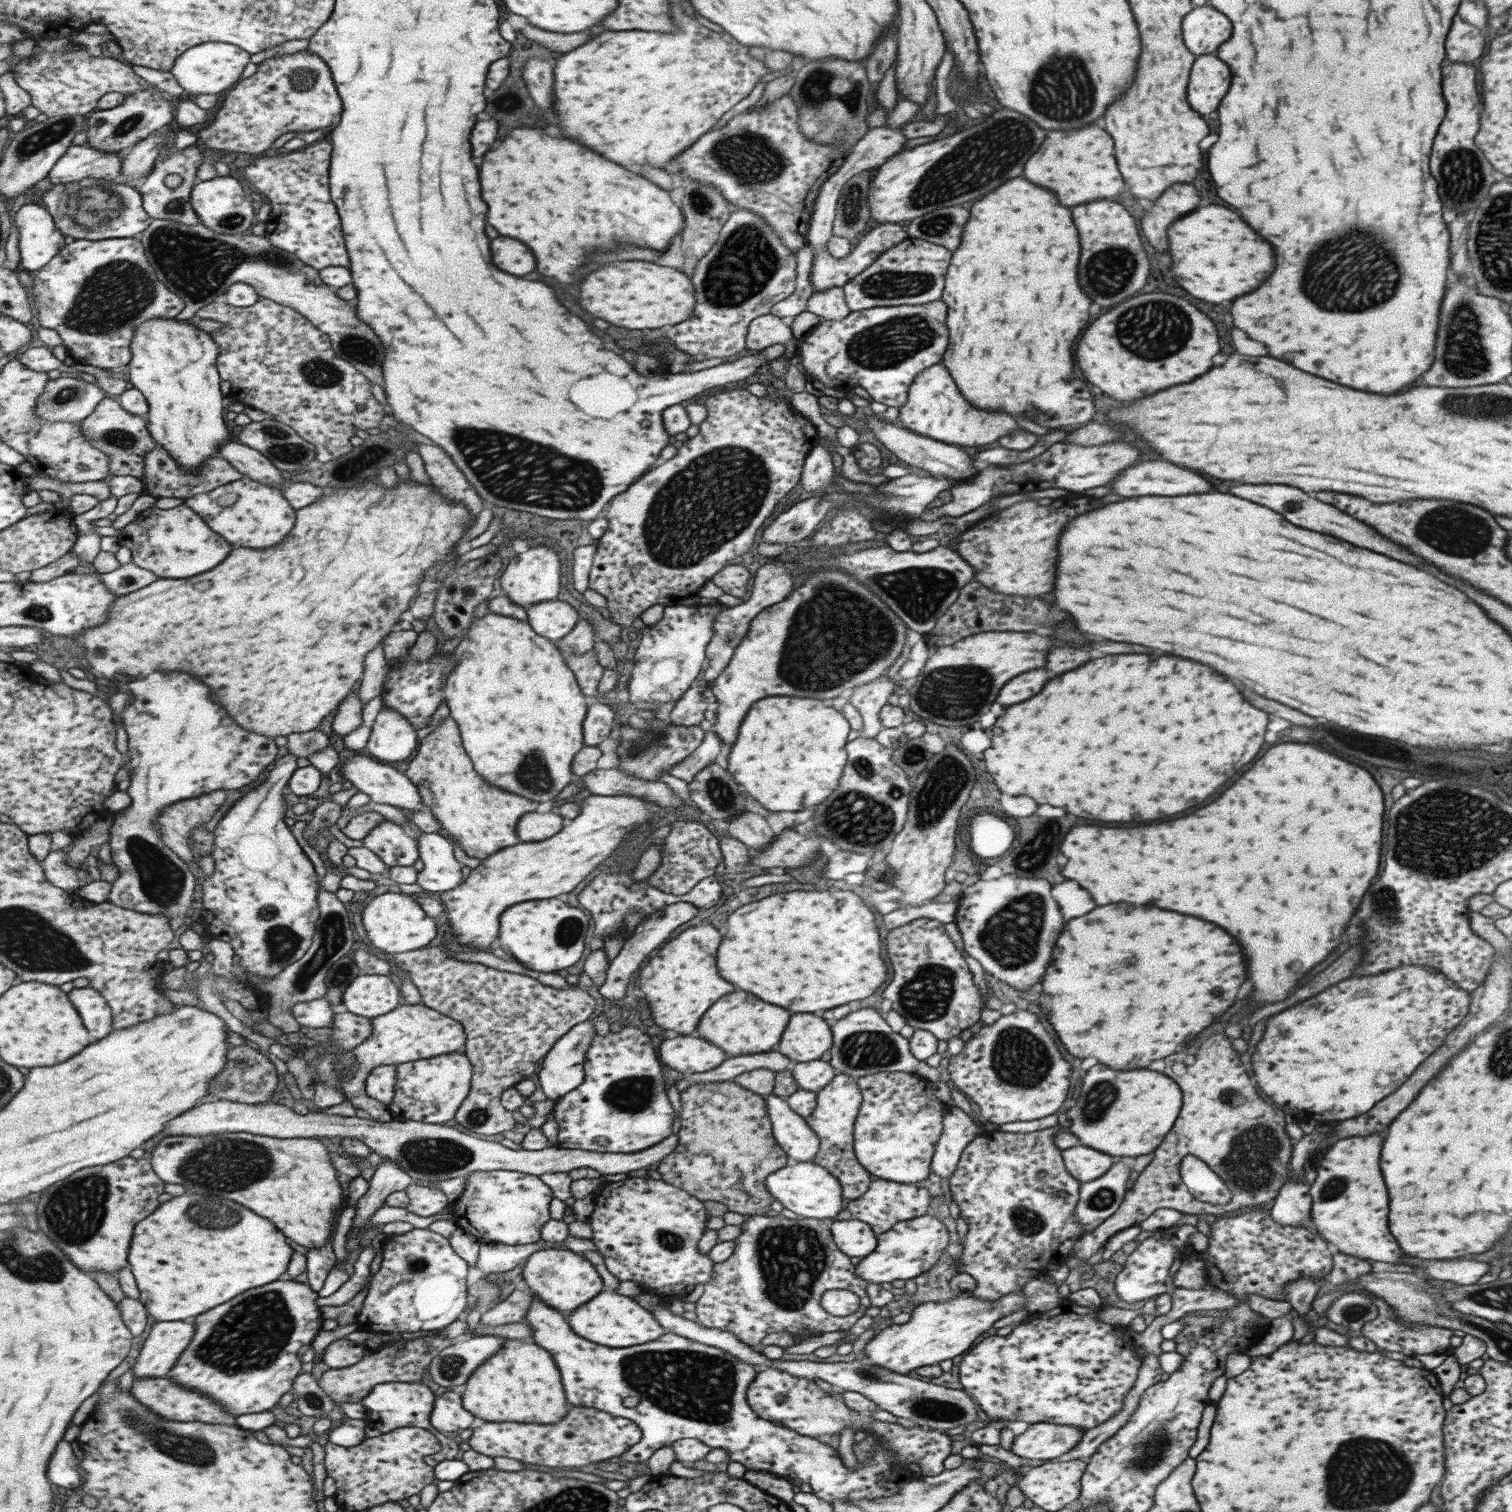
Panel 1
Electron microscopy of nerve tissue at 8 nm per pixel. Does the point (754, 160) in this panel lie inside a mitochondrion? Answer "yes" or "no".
yes

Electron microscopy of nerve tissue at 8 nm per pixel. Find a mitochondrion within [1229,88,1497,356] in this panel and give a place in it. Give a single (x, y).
(1363, 274)

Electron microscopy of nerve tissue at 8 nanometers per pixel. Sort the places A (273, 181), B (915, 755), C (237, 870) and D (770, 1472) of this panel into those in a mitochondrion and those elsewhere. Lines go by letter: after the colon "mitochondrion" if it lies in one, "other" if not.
A: other
B: mitochondrion
C: other
D: other

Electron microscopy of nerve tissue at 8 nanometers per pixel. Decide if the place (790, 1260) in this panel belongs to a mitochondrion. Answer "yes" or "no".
yes

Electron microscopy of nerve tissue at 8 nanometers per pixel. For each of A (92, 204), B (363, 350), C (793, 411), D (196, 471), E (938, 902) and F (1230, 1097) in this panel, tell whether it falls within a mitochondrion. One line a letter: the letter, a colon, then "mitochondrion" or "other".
A: mitochondrion
B: mitochondrion
C: other
D: other
E: other
F: mitochondrion

